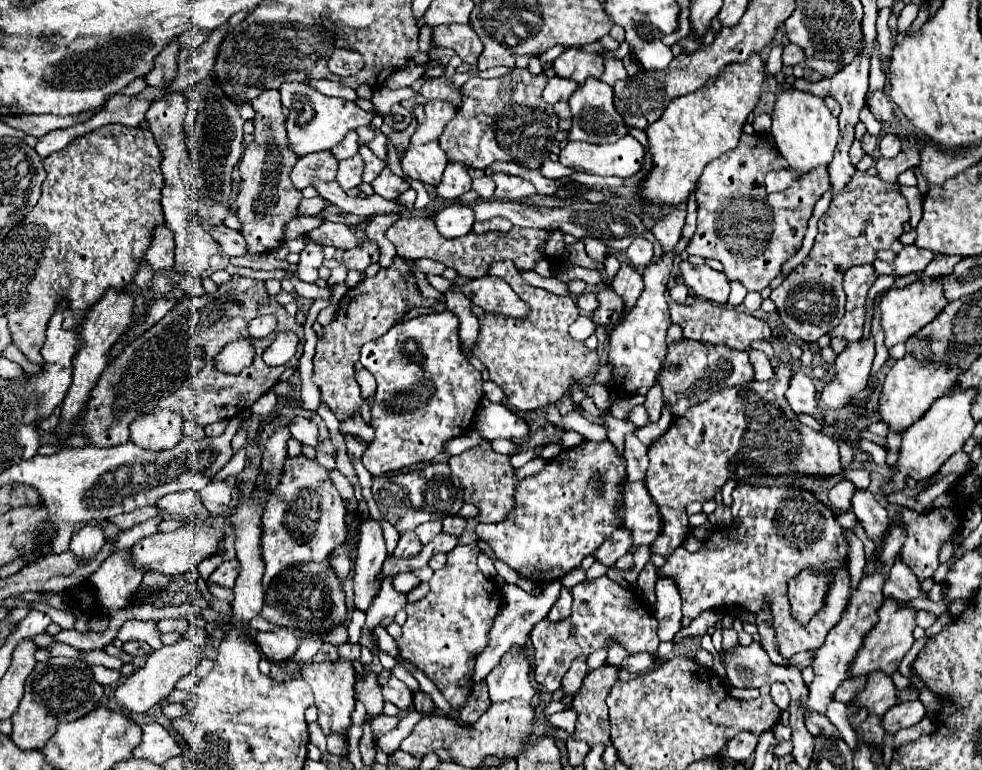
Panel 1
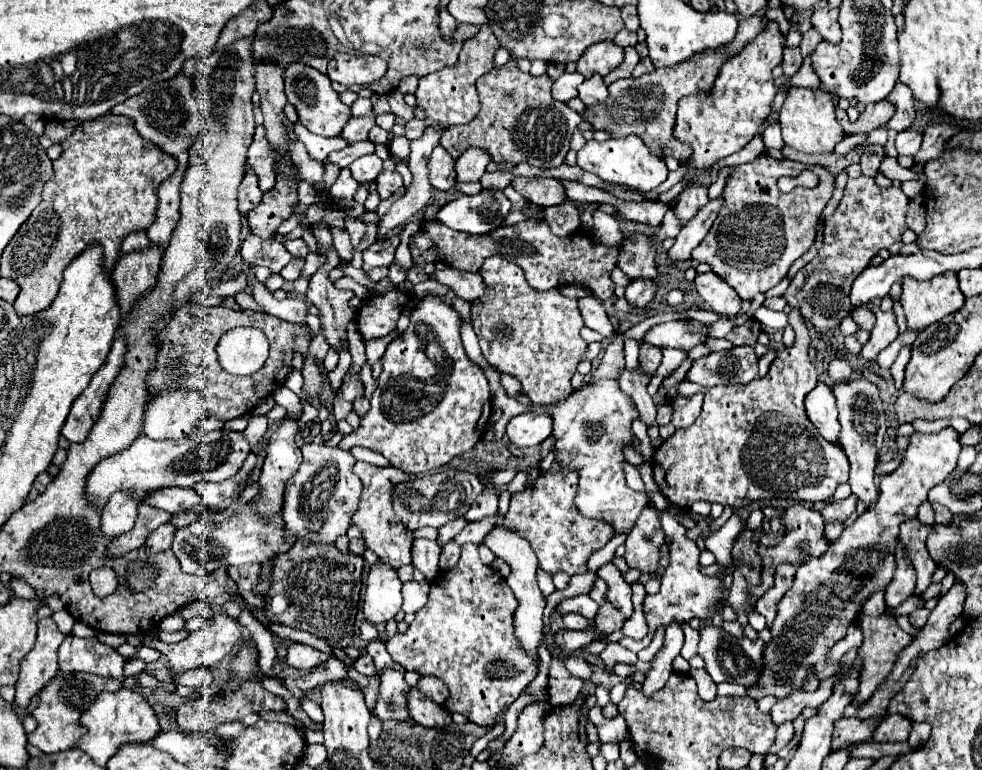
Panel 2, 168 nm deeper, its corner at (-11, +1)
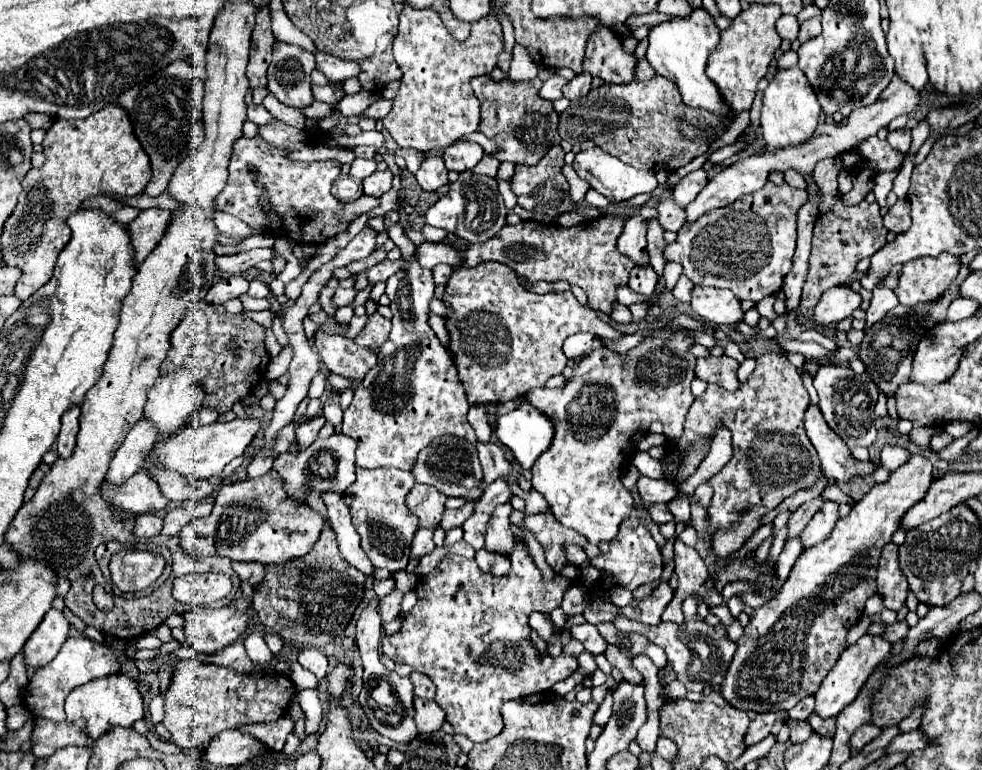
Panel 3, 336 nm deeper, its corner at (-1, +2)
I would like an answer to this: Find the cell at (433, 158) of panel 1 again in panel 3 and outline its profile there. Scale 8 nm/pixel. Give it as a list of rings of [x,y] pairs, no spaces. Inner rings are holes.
[[[441,156],[425,158],[425,160],[421,162],[421,168],[417,170],[415,178],[417,178],[419,186],[421,186],[425,192],[435,192],[437,188],[449,184],[449,180],[447,180],[447,168],[445,168]]]

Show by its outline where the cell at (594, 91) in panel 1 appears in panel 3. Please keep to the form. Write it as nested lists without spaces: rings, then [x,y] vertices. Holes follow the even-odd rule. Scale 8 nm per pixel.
[[[577,74],[569,84],[565,84],[563,88],[563,96],[569,100],[577,100],[581,96],[585,96],[591,90],[591,76],[589,74]]]

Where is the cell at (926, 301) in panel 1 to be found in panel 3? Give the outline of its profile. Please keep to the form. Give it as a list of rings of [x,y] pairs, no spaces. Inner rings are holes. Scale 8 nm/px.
[[[943,252],[935,258],[917,258],[903,266],[899,286],[895,294],[899,304],[913,306],[929,300],[937,300],[941,292],[957,278],[959,258]]]

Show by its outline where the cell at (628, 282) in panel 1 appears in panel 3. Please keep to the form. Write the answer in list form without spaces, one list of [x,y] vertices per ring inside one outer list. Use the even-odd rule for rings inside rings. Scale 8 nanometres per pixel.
[[[635,214],[635,216],[627,218],[625,230],[617,240],[617,250],[623,252],[625,256],[629,256],[631,260],[635,260],[637,266],[649,264],[645,234],[647,234],[647,220]]]

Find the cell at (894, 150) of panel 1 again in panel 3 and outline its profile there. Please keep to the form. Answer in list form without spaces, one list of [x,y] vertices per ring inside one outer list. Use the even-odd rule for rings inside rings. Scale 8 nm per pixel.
[[[909,128],[893,130],[893,132],[889,132],[887,142],[893,144],[893,148],[897,148],[899,152],[907,154],[907,152],[909,152],[909,146],[911,146],[911,130],[909,130]]]

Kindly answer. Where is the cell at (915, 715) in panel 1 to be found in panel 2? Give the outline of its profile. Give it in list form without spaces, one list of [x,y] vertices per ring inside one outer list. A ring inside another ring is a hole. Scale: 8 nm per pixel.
[[[887,715],[879,729],[875,731],[875,741],[891,741],[891,743],[903,743],[909,739],[909,733],[911,733],[911,727],[913,727],[913,721],[909,717],[901,717],[901,715]]]

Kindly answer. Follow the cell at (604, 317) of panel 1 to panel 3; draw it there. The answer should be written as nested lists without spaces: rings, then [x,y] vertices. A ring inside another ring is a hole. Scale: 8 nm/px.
[[[649,264],[647,266],[635,266],[631,272],[631,278],[629,278],[629,288],[633,292],[651,296],[655,292],[657,280],[659,280],[659,276],[655,274],[655,270]]]

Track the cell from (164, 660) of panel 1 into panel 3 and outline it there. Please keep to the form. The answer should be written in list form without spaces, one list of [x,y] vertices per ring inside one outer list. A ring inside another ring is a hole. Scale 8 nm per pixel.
[[[223,606],[219,610],[215,608],[199,608],[199,610],[191,610],[187,614],[183,614],[185,620],[184,634],[186,637],[185,646],[195,648],[197,652],[203,654],[213,654],[221,648],[227,648],[229,644],[233,644],[249,626],[249,612],[241,612],[235,610],[235,606]]]

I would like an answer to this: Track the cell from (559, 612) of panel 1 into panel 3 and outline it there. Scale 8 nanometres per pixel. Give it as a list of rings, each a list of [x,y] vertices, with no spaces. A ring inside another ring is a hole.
[[[579,624],[579,626],[573,626],[571,628],[571,634],[585,646],[587,652],[591,654],[605,654],[607,650],[607,642],[603,640],[603,636],[597,632],[597,628],[593,624]]]

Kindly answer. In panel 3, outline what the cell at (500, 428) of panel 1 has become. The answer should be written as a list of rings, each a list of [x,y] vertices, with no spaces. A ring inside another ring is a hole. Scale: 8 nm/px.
[[[523,398],[515,410],[497,418],[495,434],[507,448],[511,448],[521,468],[531,468],[551,446],[555,428],[545,412]]]

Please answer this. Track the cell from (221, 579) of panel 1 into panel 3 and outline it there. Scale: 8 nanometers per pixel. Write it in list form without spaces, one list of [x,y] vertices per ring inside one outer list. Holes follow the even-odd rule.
[[[233,562],[233,570],[239,574],[241,580],[247,580],[253,588],[263,580],[265,566],[257,562]]]

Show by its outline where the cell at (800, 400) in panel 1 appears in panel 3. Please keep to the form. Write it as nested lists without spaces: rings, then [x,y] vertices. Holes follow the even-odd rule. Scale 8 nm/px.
[[[809,406],[805,412],[805,430],[819,454],[821,470],[827,478],[835,482],[851,482],[855,478],[863,478],[875,472],[873,462],[859,462],[851,456],[847,444],[825,424],[821,410],[817,406]]]

